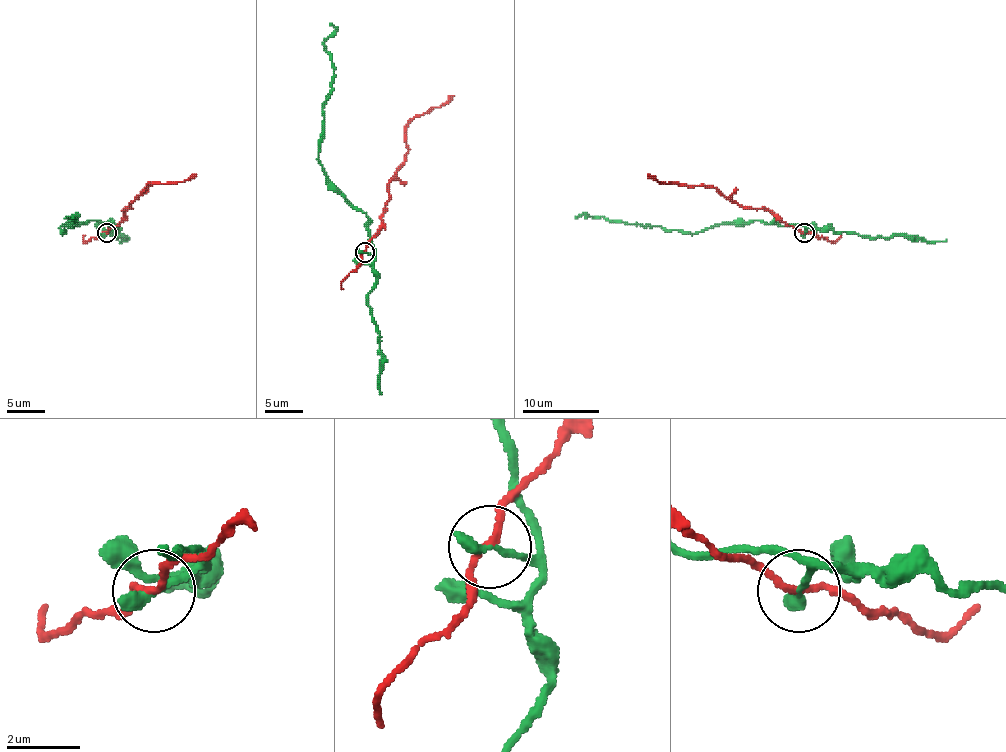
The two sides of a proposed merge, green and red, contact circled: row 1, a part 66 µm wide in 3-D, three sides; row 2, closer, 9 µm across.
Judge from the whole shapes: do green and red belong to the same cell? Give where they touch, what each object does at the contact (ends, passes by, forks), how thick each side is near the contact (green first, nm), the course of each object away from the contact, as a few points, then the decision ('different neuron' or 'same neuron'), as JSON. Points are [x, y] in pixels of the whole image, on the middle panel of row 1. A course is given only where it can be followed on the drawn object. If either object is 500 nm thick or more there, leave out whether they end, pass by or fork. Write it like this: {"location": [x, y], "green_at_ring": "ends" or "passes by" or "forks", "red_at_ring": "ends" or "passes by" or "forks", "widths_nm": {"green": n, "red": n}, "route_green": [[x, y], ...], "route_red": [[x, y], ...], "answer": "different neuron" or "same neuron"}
{"location": [364, 252], "green_at_ring": "ends", "red_at_ring": "passes by", "widths_nm": {"green": 340, "red": 160}, "route_green": [[364, 252], [374, 252], [368, 216], [331, 184], [318, 159], [333, 75], [324, 46], [335, 29], [330, 23]], "route_red": [[364, 252], [381, 224], [389, 199], [389, 180], [404, 163], [408, 124], [416, 117], [440, 107], [454, 96]], "answer": "different neuron"}

